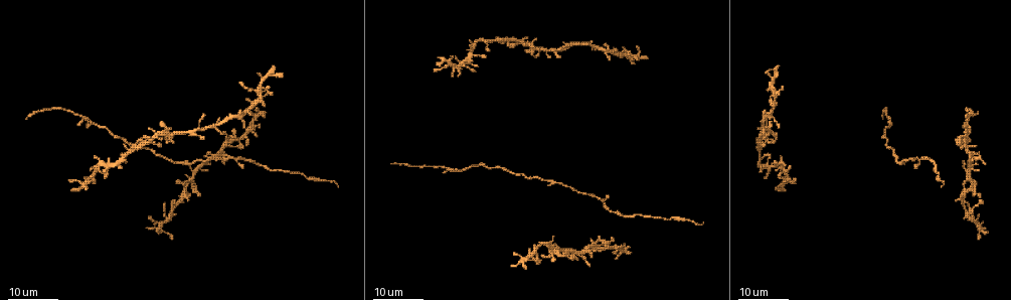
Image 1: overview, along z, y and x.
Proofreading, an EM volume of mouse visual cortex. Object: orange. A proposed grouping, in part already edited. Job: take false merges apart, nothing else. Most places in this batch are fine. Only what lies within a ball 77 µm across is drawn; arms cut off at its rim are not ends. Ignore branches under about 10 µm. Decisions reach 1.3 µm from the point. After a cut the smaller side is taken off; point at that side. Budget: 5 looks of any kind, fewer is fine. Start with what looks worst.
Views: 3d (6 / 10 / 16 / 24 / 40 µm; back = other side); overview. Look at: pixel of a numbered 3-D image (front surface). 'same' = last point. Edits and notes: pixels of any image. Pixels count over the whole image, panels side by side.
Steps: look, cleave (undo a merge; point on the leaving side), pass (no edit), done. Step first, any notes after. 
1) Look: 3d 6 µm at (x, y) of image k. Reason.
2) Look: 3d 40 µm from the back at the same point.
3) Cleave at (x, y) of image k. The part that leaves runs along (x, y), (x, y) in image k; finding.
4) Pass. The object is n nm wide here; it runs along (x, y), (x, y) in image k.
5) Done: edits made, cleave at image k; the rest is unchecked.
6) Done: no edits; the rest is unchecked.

Look: 3d 24 µm at (93, 171) of image 1. Looks like a crossing.

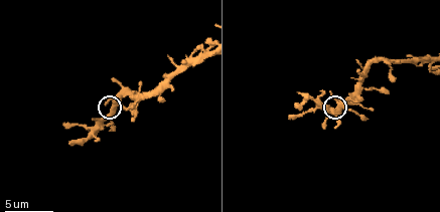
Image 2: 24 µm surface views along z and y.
Look: 3d 6 µm at (338, 106) of image 2.

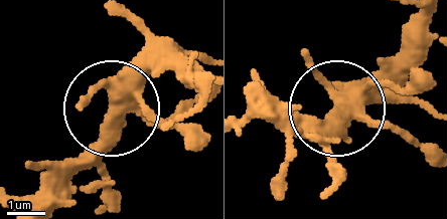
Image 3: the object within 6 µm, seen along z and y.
Pass. The object is 360 nm wide here; one cell here.

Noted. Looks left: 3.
Look: 3d 24 µm at (185, 189) of image 1. Three-way junction.

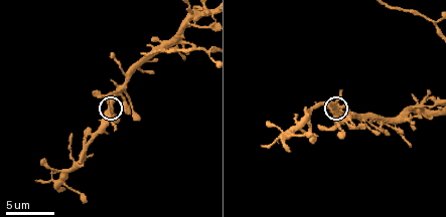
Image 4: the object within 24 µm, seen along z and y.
Look: 3d 6 µm at (107, 107) of image 4. Closer look.

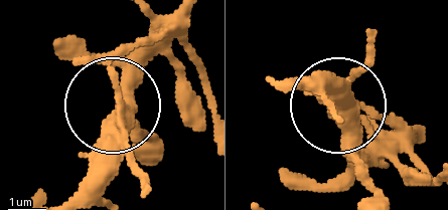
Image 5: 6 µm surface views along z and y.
Pass. The object is 320 nm wide here; it runs along (182, 13), (118, 70), (115, 148), (96, 195) in image 5; one cell here.

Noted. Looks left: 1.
Done: no edits; the rest is unchecked.

